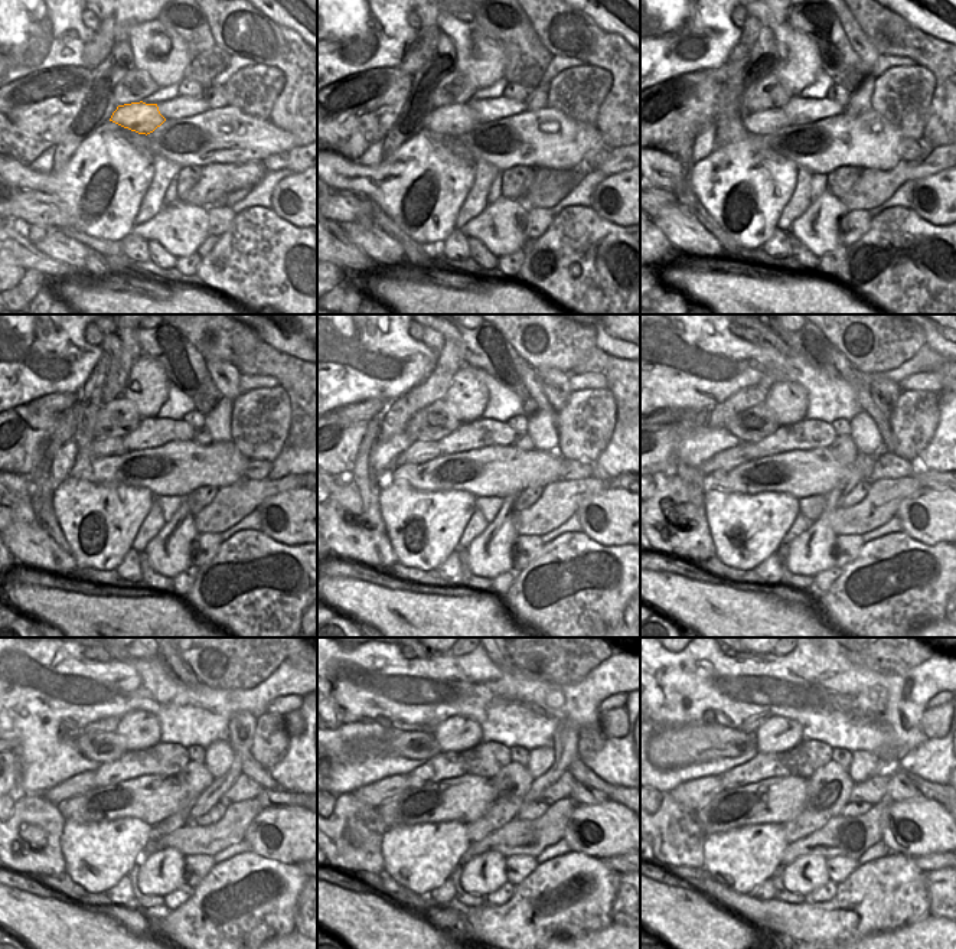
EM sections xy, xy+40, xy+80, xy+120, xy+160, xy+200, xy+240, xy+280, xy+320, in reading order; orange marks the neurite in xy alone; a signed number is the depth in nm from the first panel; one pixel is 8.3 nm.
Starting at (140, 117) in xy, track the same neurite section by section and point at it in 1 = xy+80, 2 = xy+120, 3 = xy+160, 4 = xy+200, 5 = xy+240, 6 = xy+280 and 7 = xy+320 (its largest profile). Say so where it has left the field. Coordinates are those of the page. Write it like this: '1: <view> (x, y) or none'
1: xy+80 (767, 121)
2: xy+120 (113, 446)
3: xy+160 (421, 450)
4: xy+200 (726, 460)
5: xy+240 (80, 783)
6: xy+280 (375, 793)
7: xy+320 (695, 793)

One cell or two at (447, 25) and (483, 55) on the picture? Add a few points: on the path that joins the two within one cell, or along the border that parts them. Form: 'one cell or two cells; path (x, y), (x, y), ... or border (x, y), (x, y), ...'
one cell; path (457, 29), (475, 45)

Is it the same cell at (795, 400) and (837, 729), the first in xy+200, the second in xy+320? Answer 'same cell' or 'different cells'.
different cells

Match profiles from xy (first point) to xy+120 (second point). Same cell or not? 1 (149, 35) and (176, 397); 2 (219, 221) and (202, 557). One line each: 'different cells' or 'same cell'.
1: different cells
2: same cell

